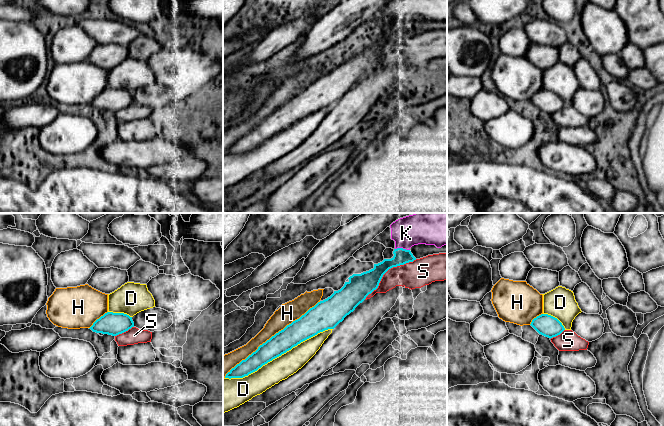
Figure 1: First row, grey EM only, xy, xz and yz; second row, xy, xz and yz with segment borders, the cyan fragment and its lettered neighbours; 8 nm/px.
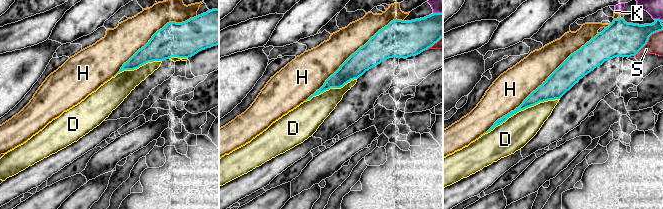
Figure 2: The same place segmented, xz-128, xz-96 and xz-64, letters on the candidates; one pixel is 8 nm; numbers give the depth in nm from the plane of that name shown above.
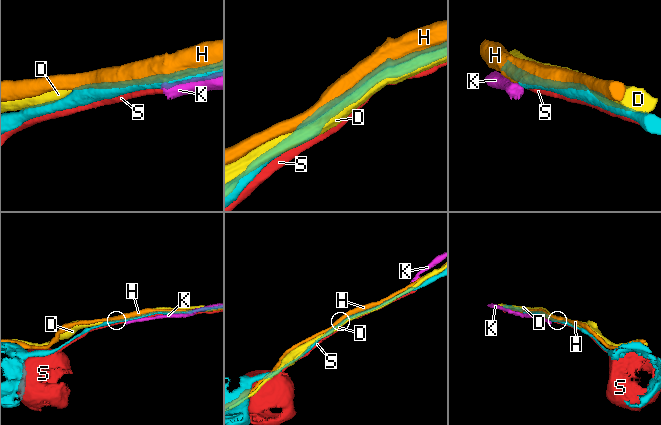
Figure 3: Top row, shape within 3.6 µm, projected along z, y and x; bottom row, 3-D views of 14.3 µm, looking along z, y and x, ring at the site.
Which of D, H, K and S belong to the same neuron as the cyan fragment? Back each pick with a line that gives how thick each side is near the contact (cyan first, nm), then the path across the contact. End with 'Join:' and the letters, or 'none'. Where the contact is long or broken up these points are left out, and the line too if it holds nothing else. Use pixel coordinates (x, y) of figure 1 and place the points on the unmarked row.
Join: none

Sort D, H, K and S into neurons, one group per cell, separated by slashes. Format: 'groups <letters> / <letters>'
groups D / H / K / S

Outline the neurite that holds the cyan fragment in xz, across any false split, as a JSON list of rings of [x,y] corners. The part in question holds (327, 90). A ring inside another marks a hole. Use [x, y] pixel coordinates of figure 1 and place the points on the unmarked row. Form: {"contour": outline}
{"contour": [[[403,24],[394,25],[393,30],[391,35],[374,40],[373,45],[350,52],[340,66],[334,67],[330,73],[318,78],[299,95],[260,121],[255,128],[232,144],[225,154],[248,152],[301,118],[325,106],[334,105],[378,64],[389,45],[416,36],[410,26]]]}

